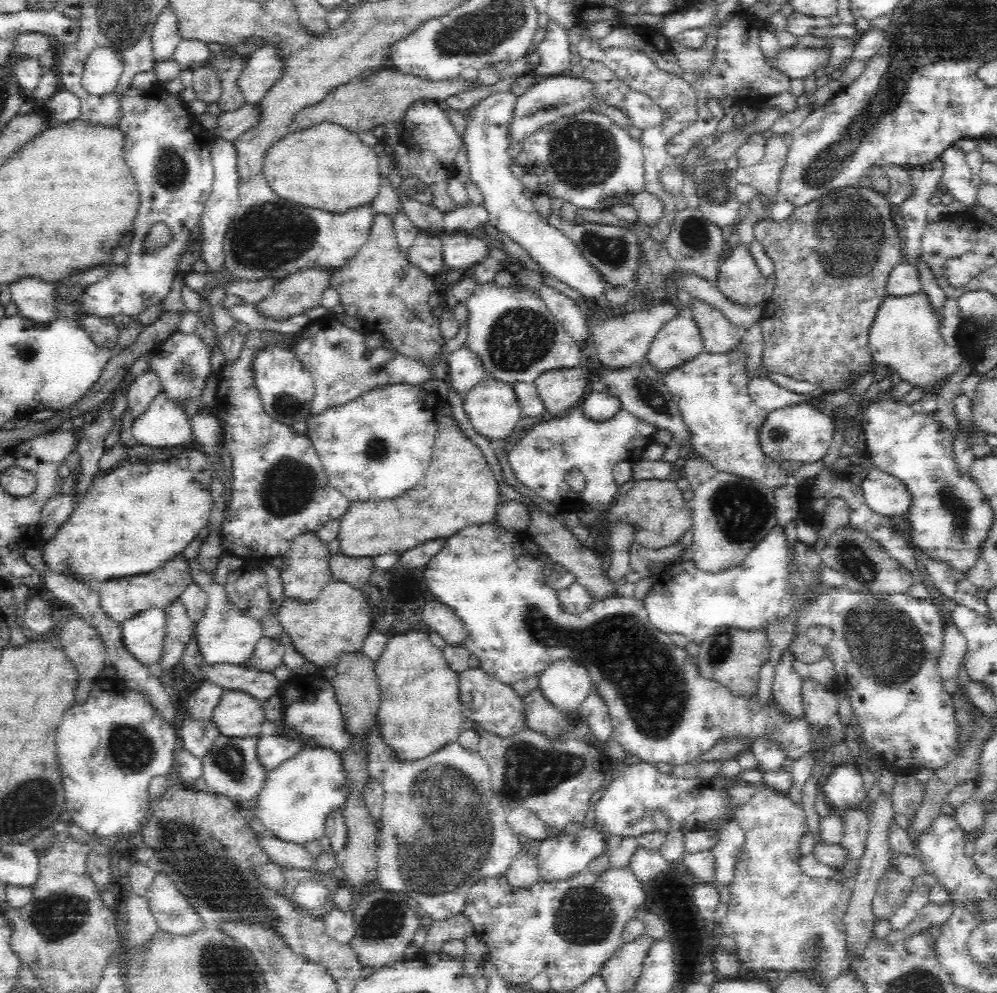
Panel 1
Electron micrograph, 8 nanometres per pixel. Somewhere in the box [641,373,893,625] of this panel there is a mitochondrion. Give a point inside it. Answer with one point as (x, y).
(742, 510)

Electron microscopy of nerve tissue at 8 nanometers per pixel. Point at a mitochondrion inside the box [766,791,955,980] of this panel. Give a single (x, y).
(813, 952)

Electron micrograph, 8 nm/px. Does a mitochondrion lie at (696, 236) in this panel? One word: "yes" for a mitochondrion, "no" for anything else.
yes

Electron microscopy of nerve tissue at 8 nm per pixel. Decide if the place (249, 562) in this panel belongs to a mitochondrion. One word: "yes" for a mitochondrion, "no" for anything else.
no

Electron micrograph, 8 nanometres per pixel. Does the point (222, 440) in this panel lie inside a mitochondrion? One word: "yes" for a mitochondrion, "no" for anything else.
no

